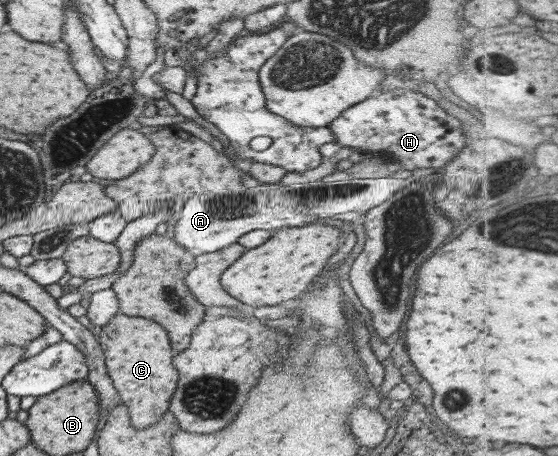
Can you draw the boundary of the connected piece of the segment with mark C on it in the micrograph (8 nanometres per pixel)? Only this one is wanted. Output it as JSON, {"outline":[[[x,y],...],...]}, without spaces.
{"outline":[[[115,312],[98,336],[104,364],[121,404],[127,408],[133,428],[153,426],[168,411],[171,394],[178,384],[178,371],[172,364],[174,353],[165,329],[153,320]]]}

